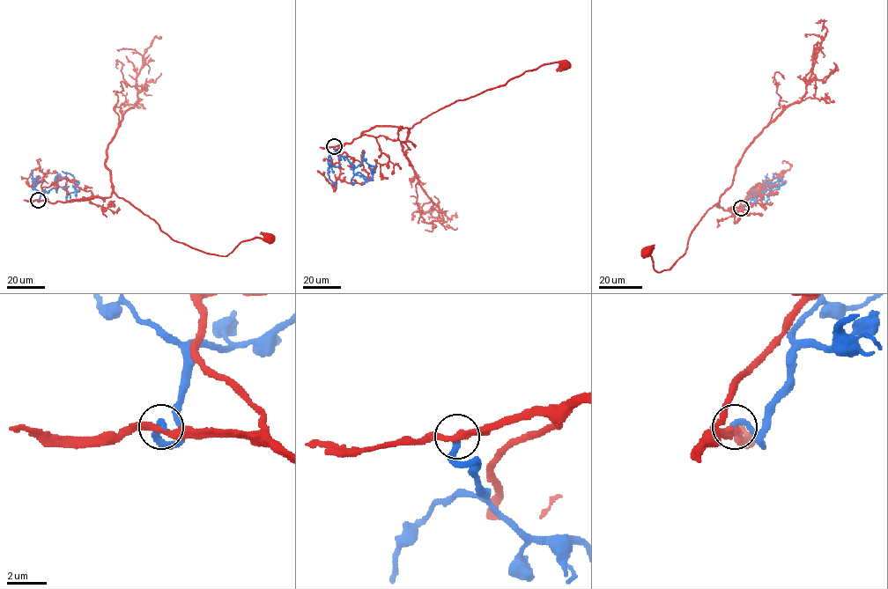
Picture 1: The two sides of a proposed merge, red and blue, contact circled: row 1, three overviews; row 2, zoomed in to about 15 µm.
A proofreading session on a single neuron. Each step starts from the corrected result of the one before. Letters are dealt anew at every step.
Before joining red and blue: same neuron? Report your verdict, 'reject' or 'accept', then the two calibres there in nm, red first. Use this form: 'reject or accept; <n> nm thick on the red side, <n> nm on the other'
reject; 320 nm thick on the red side, 320 nm on the other

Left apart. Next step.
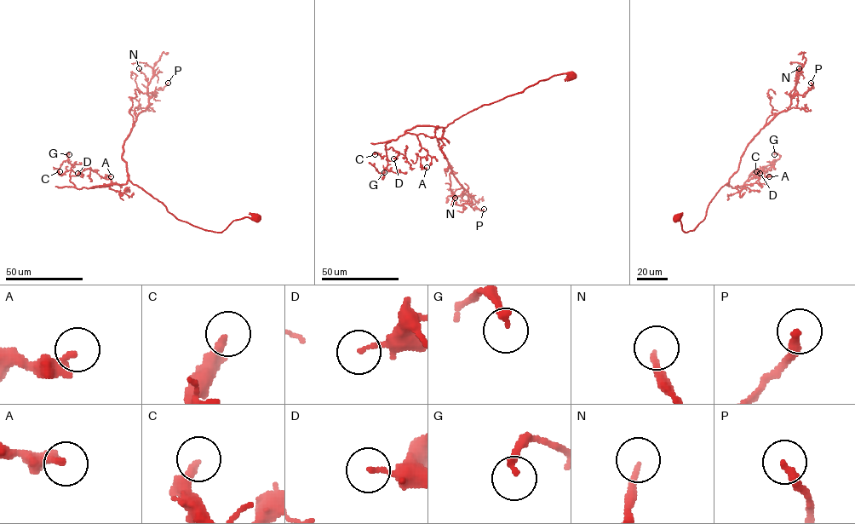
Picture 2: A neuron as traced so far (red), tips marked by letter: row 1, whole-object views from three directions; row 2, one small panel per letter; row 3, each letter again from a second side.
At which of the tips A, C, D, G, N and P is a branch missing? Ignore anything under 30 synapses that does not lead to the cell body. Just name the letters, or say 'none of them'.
none of them

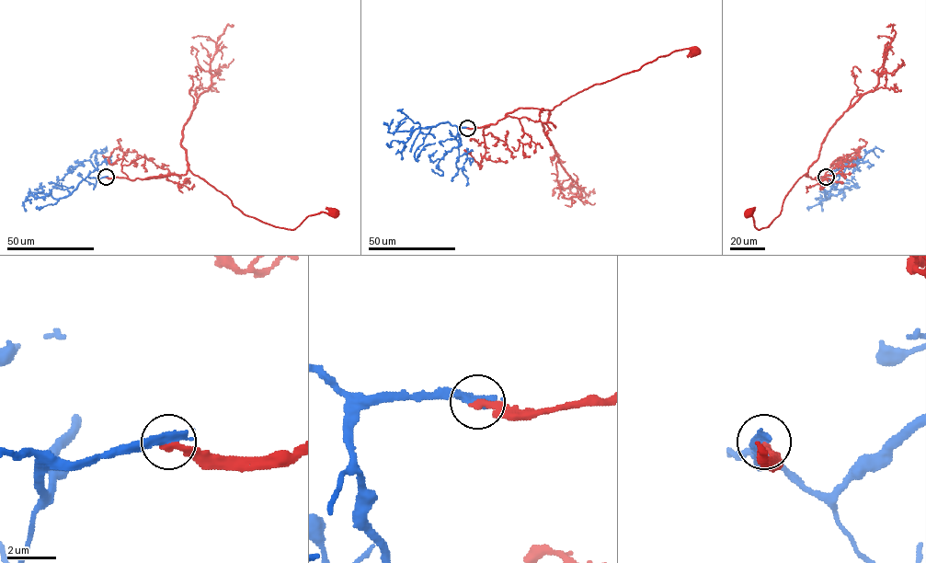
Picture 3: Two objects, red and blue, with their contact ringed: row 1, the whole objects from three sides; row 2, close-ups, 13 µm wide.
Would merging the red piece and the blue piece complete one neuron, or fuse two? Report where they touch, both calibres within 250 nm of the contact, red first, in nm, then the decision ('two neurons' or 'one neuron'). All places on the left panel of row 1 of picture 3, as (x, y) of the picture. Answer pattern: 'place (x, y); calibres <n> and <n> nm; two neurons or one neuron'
place (106, 177); calibres 280 and 480 nm; two neurons

